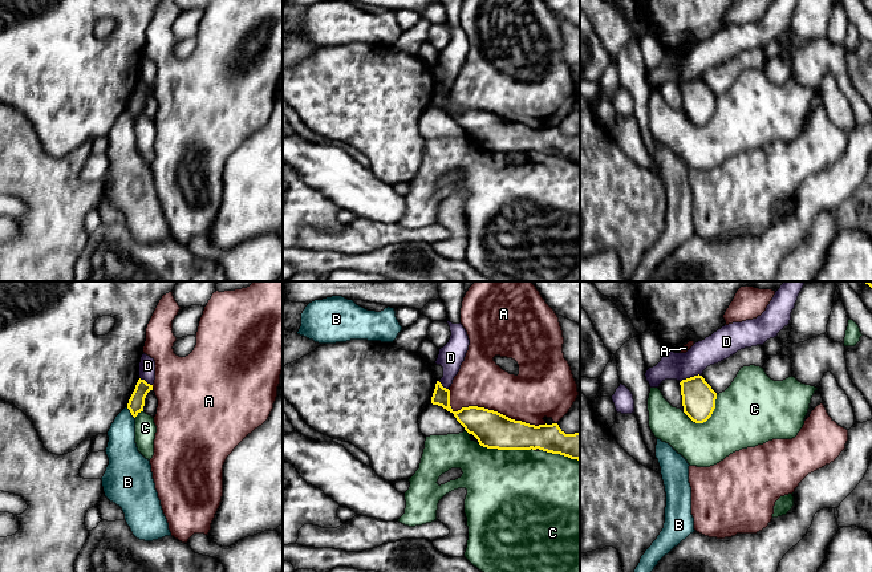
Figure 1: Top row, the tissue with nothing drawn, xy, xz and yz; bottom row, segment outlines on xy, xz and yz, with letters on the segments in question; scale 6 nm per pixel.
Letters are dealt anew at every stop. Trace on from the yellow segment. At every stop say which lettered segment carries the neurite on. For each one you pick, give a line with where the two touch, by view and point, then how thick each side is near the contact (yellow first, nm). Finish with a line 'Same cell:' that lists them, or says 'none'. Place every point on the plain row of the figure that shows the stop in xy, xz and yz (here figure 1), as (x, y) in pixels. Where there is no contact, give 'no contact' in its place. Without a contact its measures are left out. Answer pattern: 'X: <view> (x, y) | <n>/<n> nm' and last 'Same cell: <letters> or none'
Same cell: none

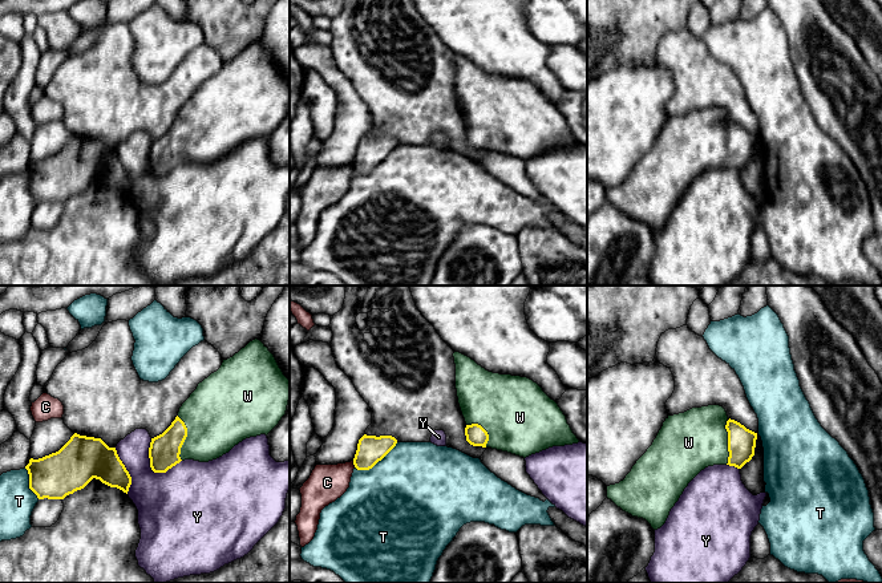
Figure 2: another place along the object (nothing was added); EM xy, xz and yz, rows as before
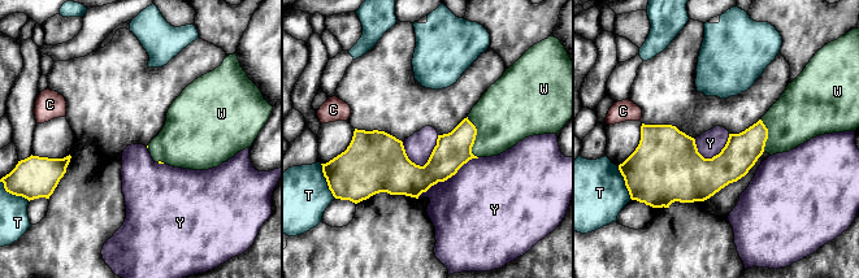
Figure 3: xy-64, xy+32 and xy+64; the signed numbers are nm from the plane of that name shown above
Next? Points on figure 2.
W: xy (185, 141) | 190/420 nm
Same cell: W

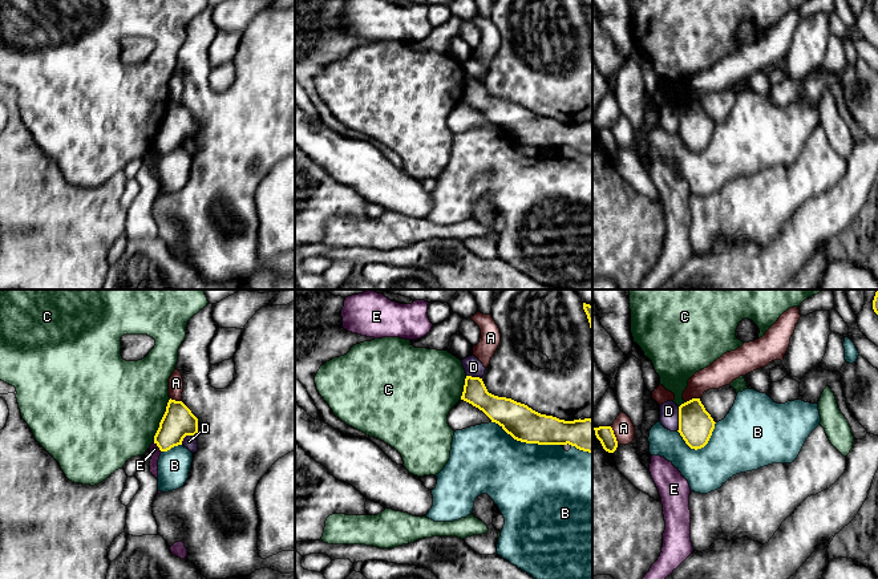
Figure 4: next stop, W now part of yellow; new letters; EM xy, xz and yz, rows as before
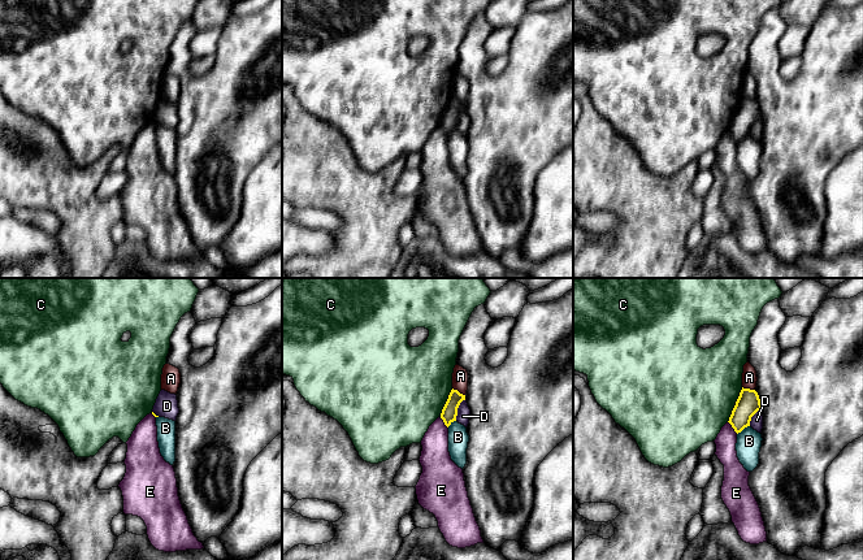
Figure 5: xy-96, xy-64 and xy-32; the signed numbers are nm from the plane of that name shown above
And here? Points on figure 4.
Same cell: none

